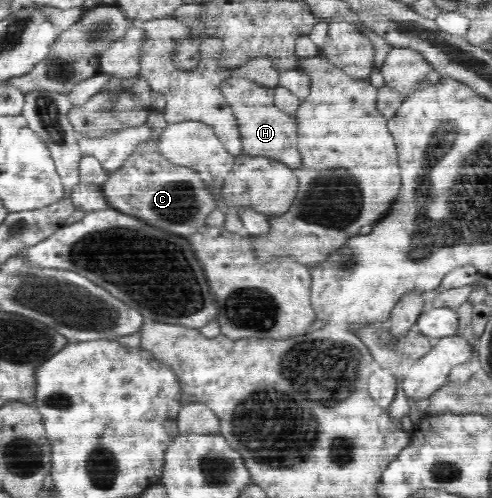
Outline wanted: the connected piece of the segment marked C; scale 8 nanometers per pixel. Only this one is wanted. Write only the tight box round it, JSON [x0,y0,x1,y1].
[102,110,217,238]

